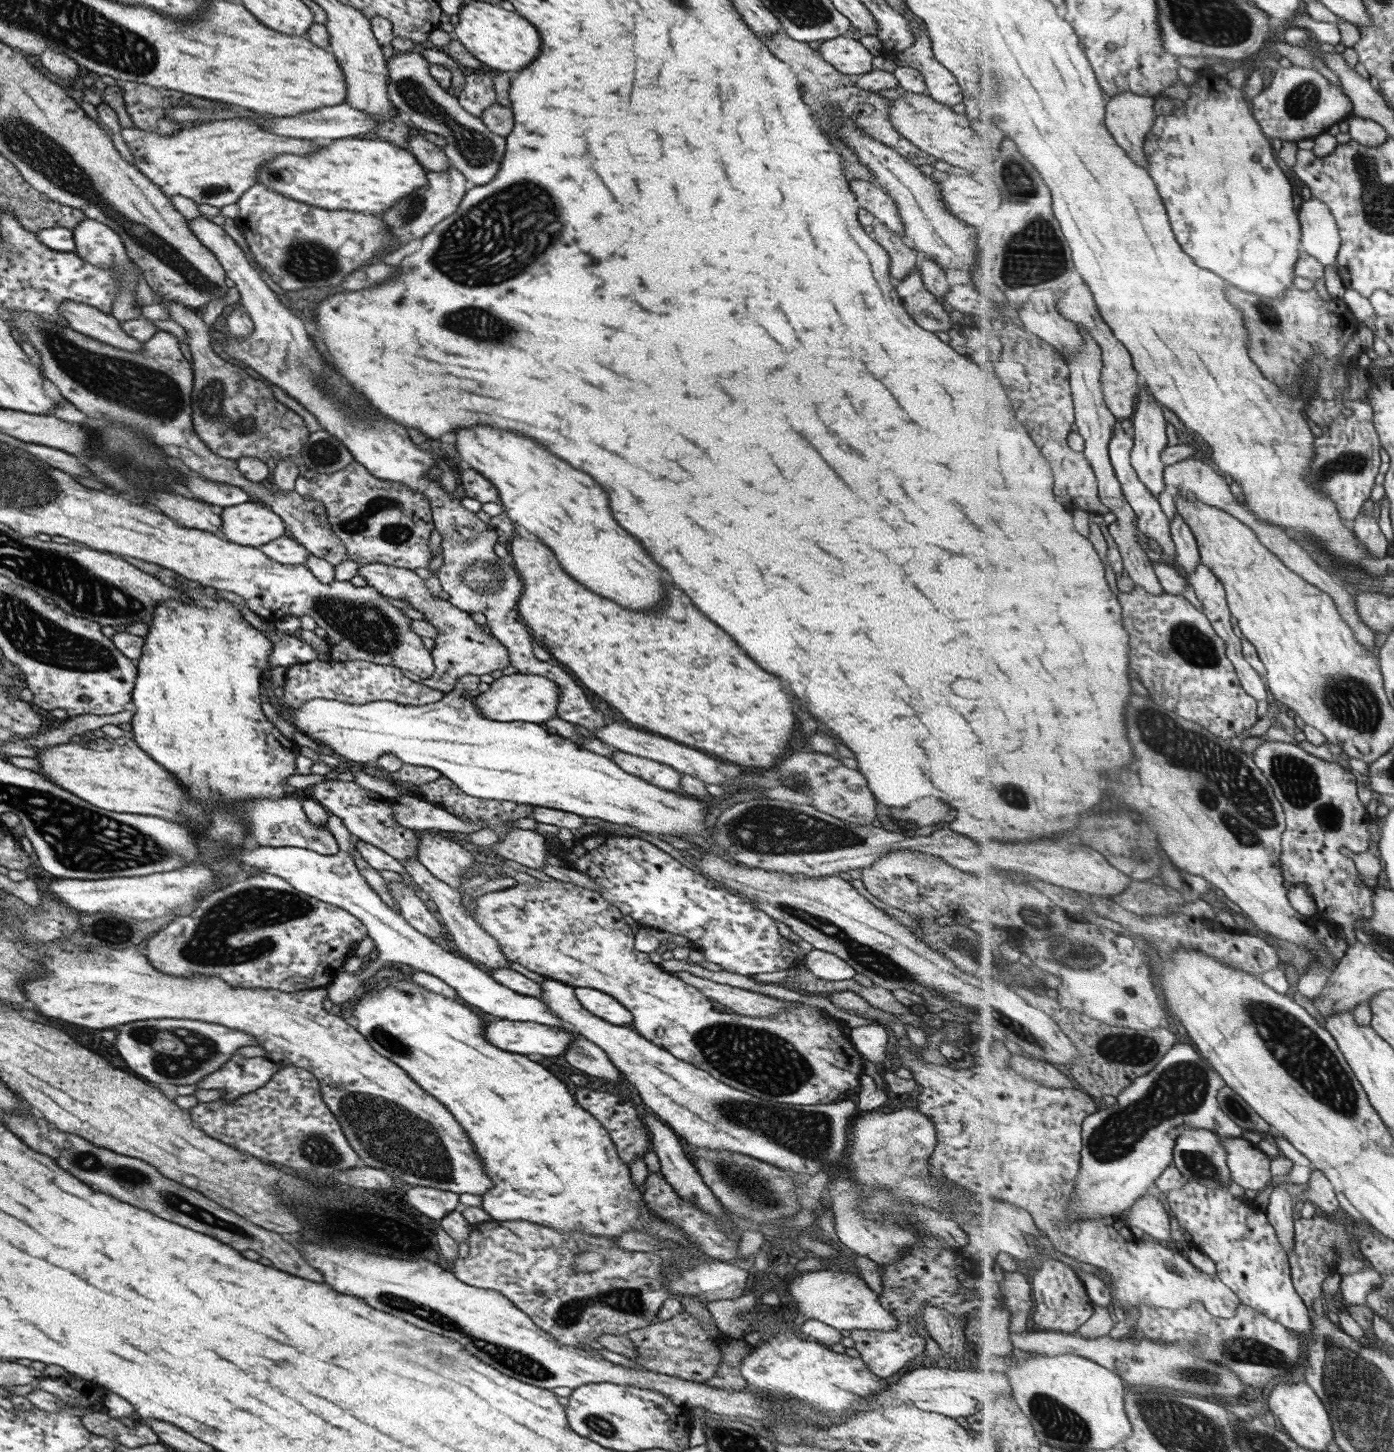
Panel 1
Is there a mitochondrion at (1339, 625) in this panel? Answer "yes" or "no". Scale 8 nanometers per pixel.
no

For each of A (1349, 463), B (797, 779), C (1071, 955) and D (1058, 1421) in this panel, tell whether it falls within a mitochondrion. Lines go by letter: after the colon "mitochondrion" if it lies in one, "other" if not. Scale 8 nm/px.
A: mitochondrion
B: mitochondrion
C: mitochondrion
D: mitochondrion

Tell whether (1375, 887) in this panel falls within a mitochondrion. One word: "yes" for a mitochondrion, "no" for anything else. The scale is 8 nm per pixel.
no

